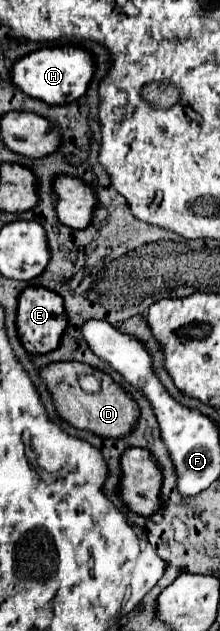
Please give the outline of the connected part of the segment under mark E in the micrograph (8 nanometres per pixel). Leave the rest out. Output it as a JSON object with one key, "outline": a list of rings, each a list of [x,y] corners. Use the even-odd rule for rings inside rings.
{"outline":[[[29,286],[21,296],[19,296],[19,312],[17,312],[17,330],[21,336],[23,346],[33,352],[33,354],[47,354],[57,348],[61,342],[61,336],[65,334],[65,328],[69,326],[69,318],[65,316],[65,306],[61,296],[53,290]]]}

